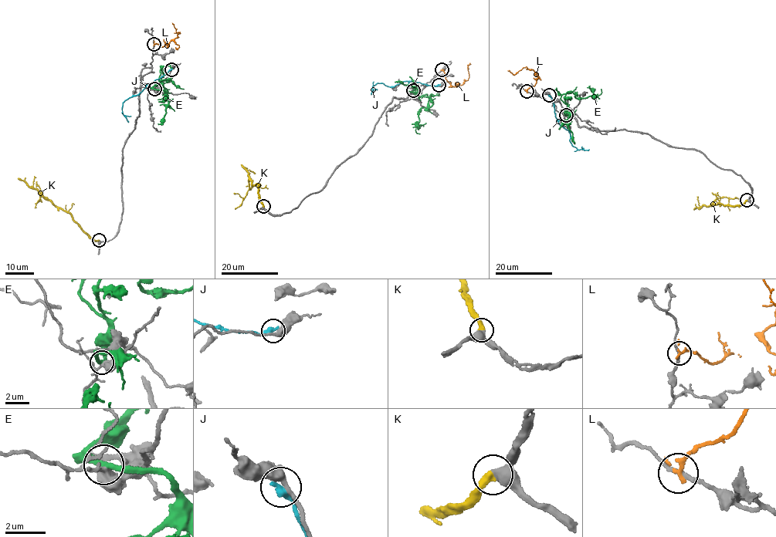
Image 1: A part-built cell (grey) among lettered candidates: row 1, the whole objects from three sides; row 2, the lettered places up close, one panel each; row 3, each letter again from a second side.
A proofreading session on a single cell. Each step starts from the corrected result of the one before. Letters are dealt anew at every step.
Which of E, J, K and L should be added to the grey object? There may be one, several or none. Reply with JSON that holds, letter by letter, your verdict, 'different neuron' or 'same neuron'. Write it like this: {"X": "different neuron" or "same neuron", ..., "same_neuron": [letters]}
{"E": "different neuron", "J": "different neuron", "K": "same neuron", "L": "different neuron", "same_neuron": ["K"]}

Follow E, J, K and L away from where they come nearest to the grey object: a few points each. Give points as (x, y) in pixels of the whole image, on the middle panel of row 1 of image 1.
E: (413, 91), (419, 96), (428, 96), (432, 102), (428, 108), (420, 109), (418, 125), (424, 126)
J: (438, 85), (407, 81), (390, 87), (380, 82), (373, 86), (371, 95)
K: (263, 206), (260, 203), (259, 184), (252, 184), (249, 179), (245, 197), (240, 206), (235, 209)
L: (442, 69), (445, 79), (455, 86), (468, 80), (468, 65), (470, 62)

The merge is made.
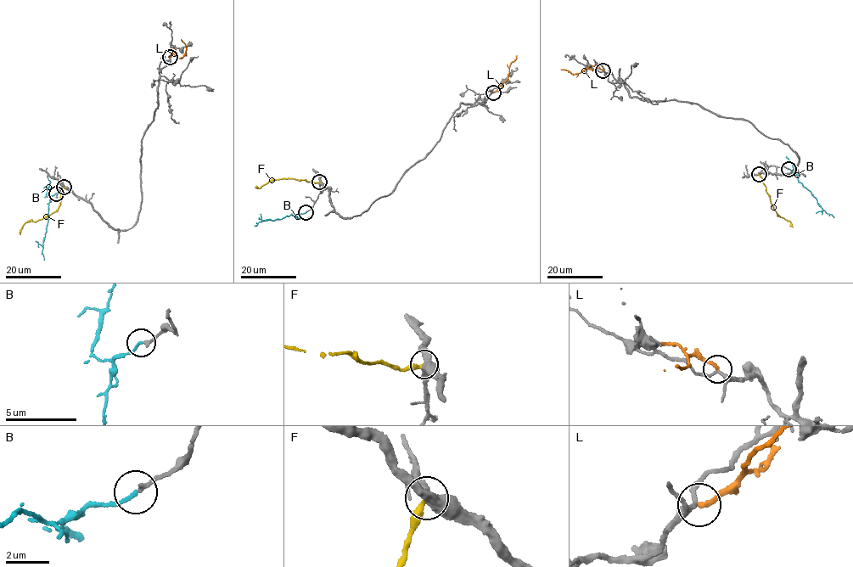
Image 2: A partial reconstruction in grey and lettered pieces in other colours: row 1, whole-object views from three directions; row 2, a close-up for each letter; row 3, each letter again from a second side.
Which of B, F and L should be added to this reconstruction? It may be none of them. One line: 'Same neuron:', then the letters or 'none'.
Same neuron: B

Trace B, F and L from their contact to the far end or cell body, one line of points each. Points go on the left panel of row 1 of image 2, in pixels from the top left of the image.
B: (55, 193), (49, 202), (42, 252), (44, 260)
F: (64, 187), (57, 209), (42, 219), (25, 222), (19, 234)
L: (170, 57), (173, 53), (178, 58), (186, 55), (187, 47), (181, 39)

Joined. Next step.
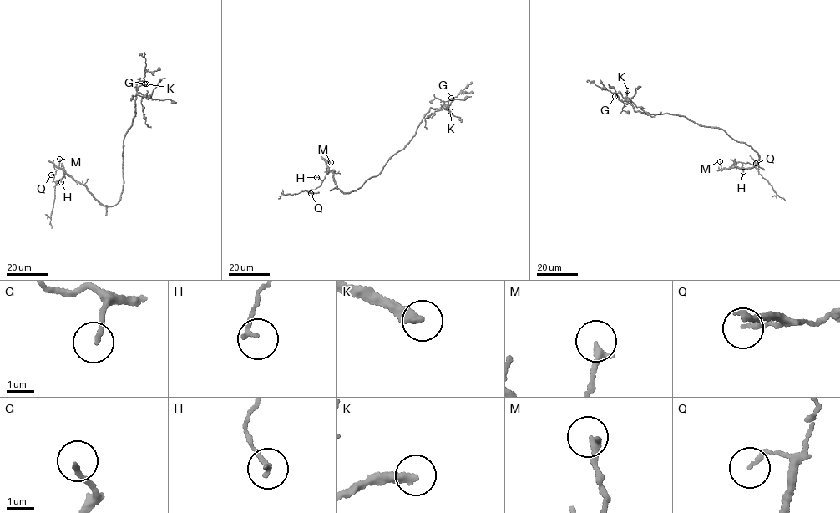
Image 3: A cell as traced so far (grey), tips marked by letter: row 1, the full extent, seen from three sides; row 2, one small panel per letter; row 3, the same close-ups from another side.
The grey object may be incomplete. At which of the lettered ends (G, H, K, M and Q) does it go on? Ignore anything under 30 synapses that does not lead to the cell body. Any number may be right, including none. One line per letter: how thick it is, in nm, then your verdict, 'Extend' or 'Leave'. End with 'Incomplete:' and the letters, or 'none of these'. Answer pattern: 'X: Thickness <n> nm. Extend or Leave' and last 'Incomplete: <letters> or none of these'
G: Thickness 150 nm. Extend
H: Thickness 150 nm. Leave
K: Thickness 360 nm. Extend
M: Thickness 280 nm. Leave
Q: Thickness 130 nm. Leave
Incomplete: G, K

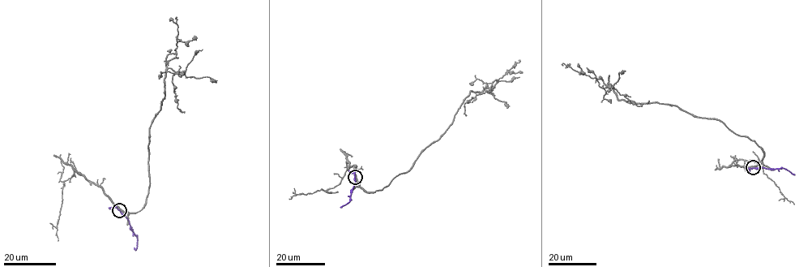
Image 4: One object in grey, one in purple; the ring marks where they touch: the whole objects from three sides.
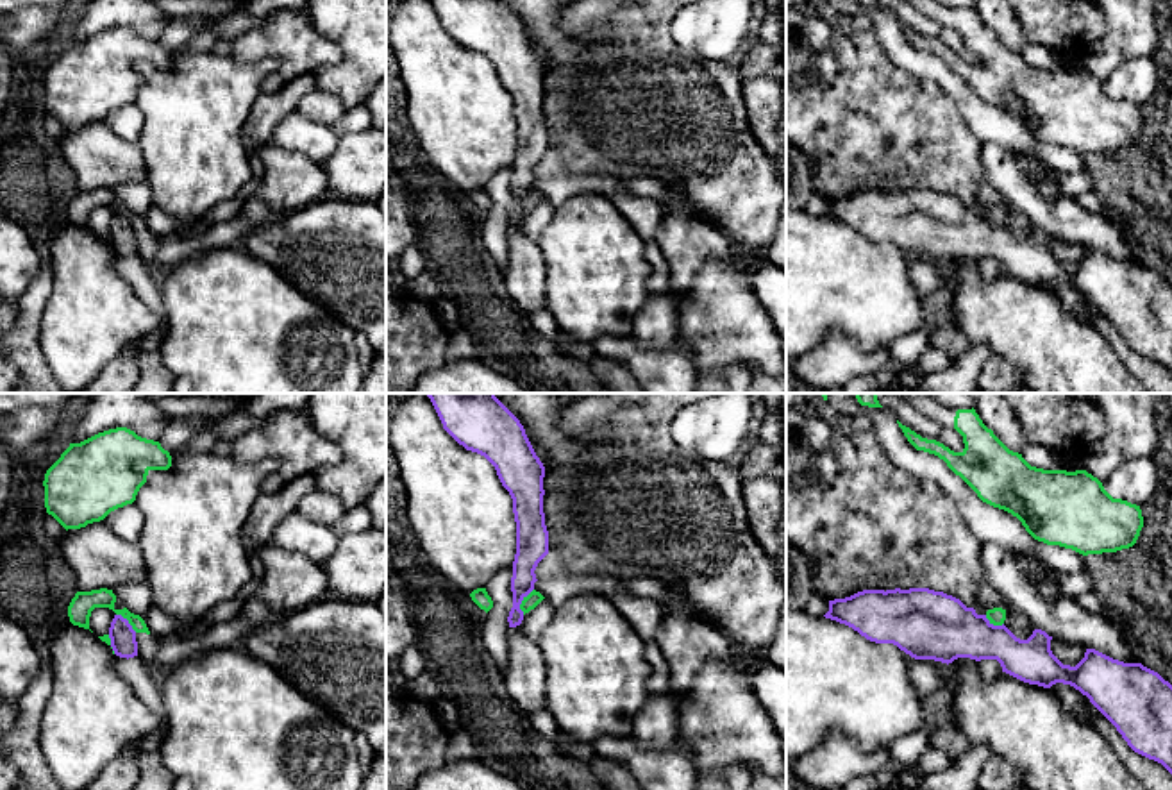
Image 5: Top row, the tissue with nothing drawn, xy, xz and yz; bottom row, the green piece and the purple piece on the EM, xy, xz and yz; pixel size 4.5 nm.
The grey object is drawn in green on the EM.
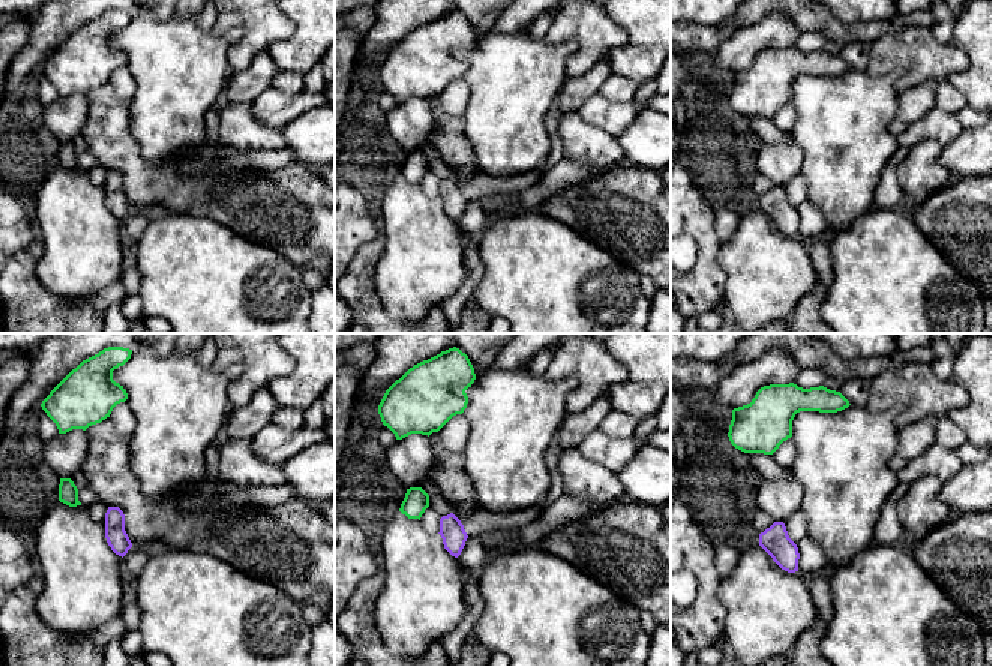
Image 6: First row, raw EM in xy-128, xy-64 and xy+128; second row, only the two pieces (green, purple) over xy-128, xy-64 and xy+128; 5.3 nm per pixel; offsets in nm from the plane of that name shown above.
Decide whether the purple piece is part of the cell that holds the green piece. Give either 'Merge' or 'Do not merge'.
Do not merge

